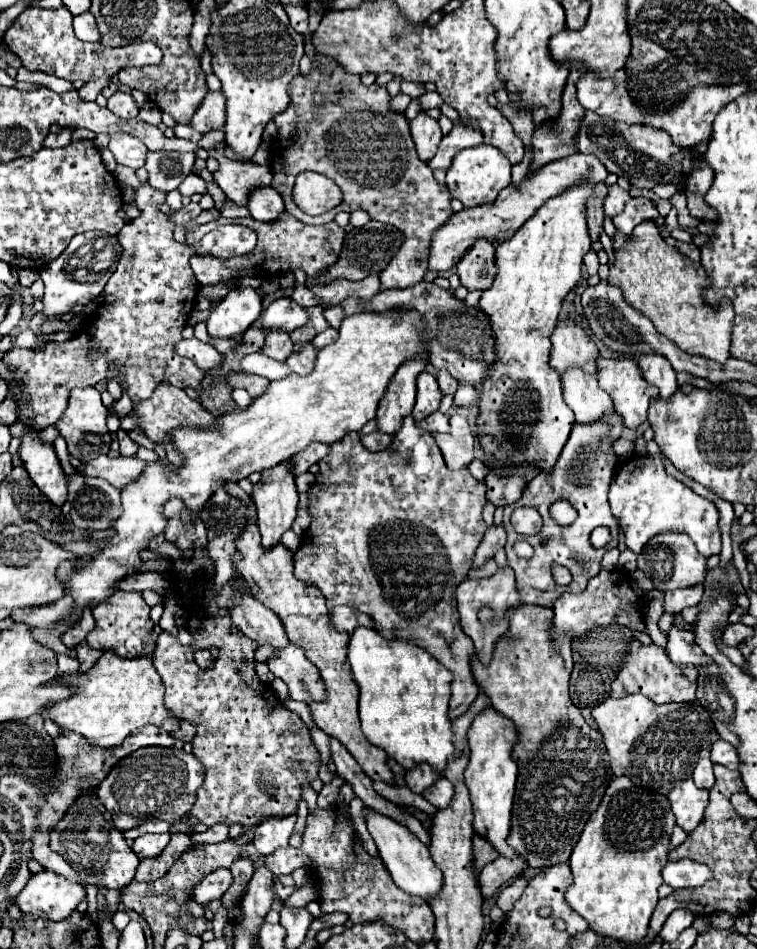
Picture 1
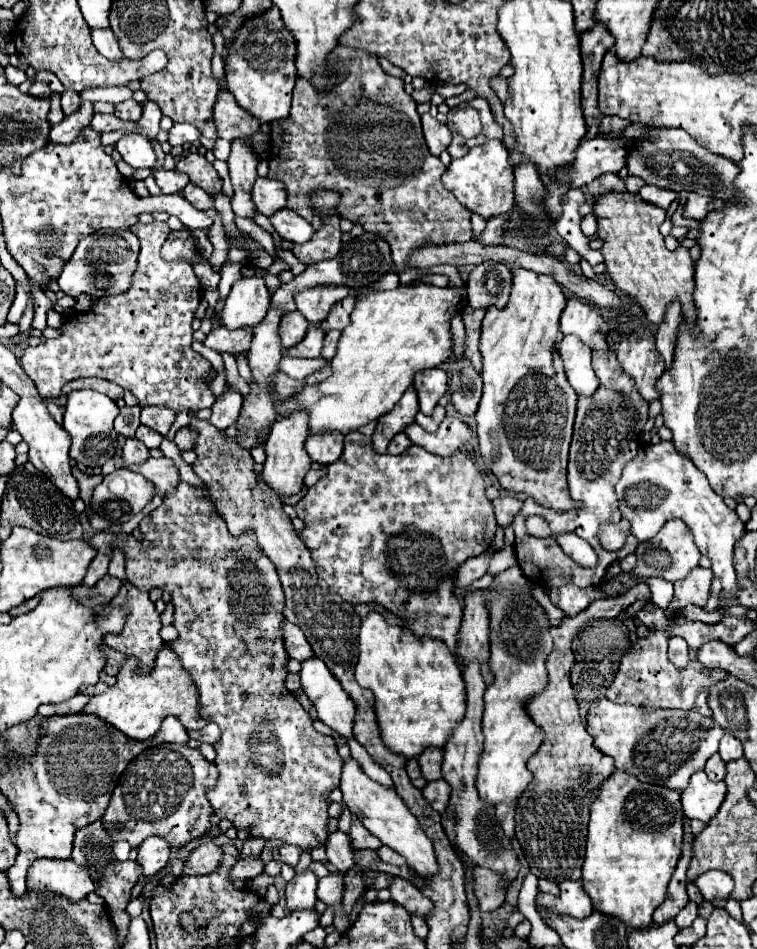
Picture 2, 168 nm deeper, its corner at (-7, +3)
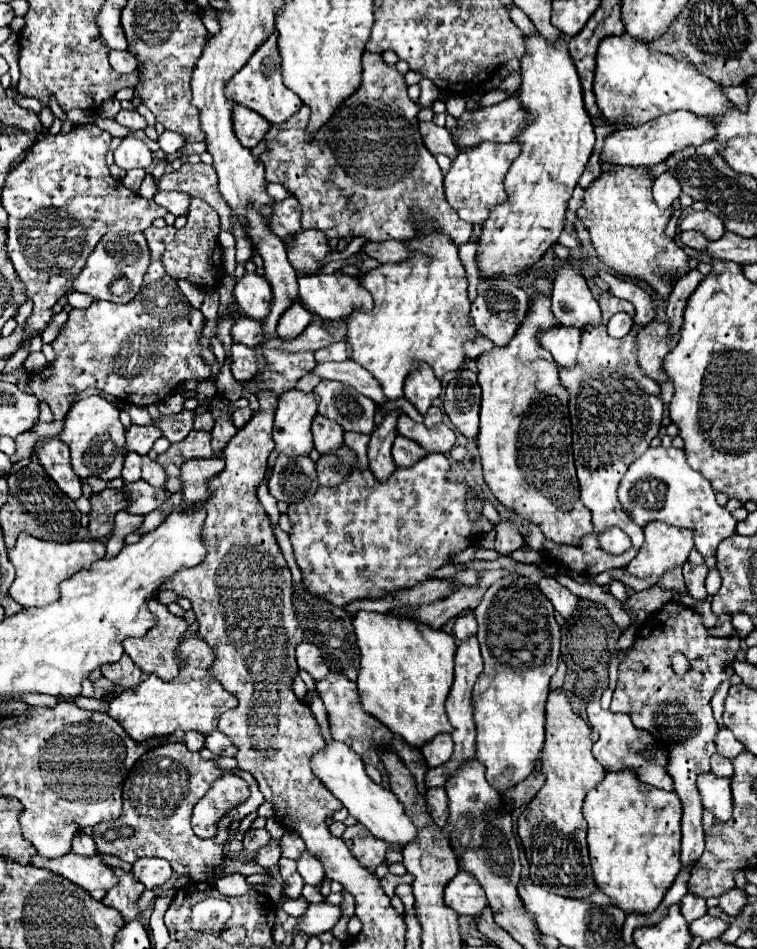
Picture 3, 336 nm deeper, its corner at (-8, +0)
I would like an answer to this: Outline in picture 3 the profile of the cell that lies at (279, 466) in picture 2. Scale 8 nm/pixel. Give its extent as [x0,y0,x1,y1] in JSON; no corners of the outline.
[274,389,318,457]

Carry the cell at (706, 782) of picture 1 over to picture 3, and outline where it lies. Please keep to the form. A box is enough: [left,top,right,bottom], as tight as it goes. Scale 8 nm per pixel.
[712,753,732,777]

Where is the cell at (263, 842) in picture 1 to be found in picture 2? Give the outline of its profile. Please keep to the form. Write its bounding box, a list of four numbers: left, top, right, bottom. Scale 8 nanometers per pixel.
[279,844,301,868]

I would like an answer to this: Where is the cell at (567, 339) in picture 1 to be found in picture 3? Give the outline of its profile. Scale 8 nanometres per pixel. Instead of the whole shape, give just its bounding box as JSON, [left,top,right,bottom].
[552,261,600,329]

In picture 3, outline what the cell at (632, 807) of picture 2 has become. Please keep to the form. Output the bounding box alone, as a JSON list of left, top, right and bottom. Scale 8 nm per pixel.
[582,769,682,913]

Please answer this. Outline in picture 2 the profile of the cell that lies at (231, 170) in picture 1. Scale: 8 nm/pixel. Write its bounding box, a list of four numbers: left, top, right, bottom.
[251,178,285,216]

